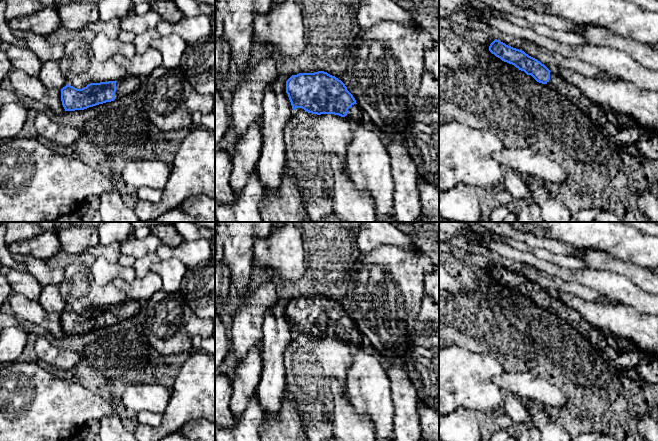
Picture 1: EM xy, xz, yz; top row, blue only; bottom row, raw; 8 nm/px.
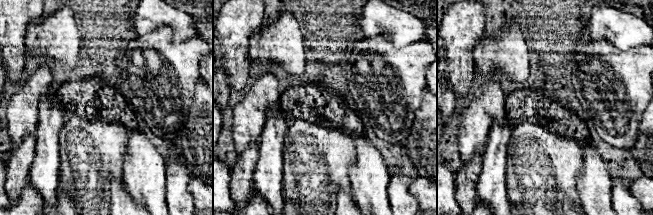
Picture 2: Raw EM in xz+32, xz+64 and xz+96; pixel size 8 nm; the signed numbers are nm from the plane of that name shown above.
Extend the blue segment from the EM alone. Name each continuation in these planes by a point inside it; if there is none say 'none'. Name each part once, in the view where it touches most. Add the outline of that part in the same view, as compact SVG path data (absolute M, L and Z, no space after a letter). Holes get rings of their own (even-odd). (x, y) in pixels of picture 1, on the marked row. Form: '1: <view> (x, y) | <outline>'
1: xy (131, 83) | M128 75L127 77L116 82L115 99L136 92L143 86L142 79L138 76Z

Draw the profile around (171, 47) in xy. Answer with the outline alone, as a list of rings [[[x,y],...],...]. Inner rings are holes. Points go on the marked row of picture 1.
[[[177,34],[160,36],[151,42],[151,47],[159,51],[166,68],[179,67],[187,43]]]

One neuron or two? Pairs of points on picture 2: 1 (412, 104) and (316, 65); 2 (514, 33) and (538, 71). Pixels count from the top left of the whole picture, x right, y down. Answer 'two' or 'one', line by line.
1: one
2: two

